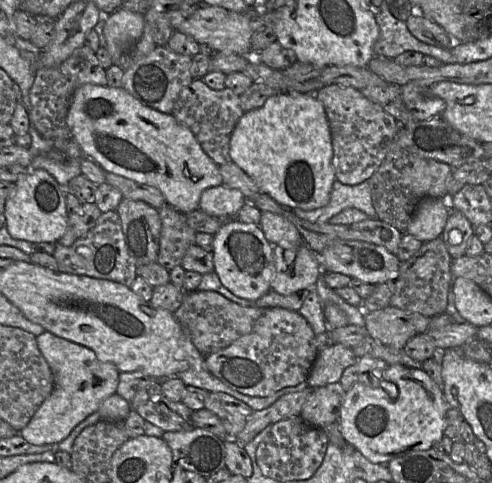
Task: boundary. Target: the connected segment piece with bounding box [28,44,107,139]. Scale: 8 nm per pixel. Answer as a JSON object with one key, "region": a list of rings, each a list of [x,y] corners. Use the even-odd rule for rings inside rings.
{"region":[[[86,44],[75,49],[56,67],[38,66],[30,89],[30,125],[45,138],[71,139],[66,117],[74,91],[84,84],[107,86],[106,71],[99,65],[95,53]]]}

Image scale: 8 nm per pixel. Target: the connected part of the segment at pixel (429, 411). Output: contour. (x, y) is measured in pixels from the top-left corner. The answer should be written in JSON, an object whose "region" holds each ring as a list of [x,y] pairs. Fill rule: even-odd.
{"region":[[[391,364],[383,378],[396,386],[397,397],[392,398],[383,387],[356,383],[344,394],[339,424],[348,444],[369,461],[386,465],[412,450],[428,450],[442,439],[448,402],[441,388],[420,368]]]}

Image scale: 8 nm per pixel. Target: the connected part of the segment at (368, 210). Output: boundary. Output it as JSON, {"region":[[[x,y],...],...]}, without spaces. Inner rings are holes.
{"region":[[[335,180],[329,202],[315,210],[305,211],[300,208],[283,207],[284,212],[294,213],[297,217],[311,223],[328,223],[328,221],[346,209],[359,209],[370,219],[376,219],[372,204],[369,181],[349,186]]]}

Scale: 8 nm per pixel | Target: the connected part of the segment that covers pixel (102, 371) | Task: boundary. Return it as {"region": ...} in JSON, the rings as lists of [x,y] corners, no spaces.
{"region":[[[48,330],[36,338],[39,350],[53,371],[55,387],[19,433],[35,445],[58,444],[80,422],[97,411],[103,400],[116,394],[120,371],[114,364],[101,361],[92,349]]]}

